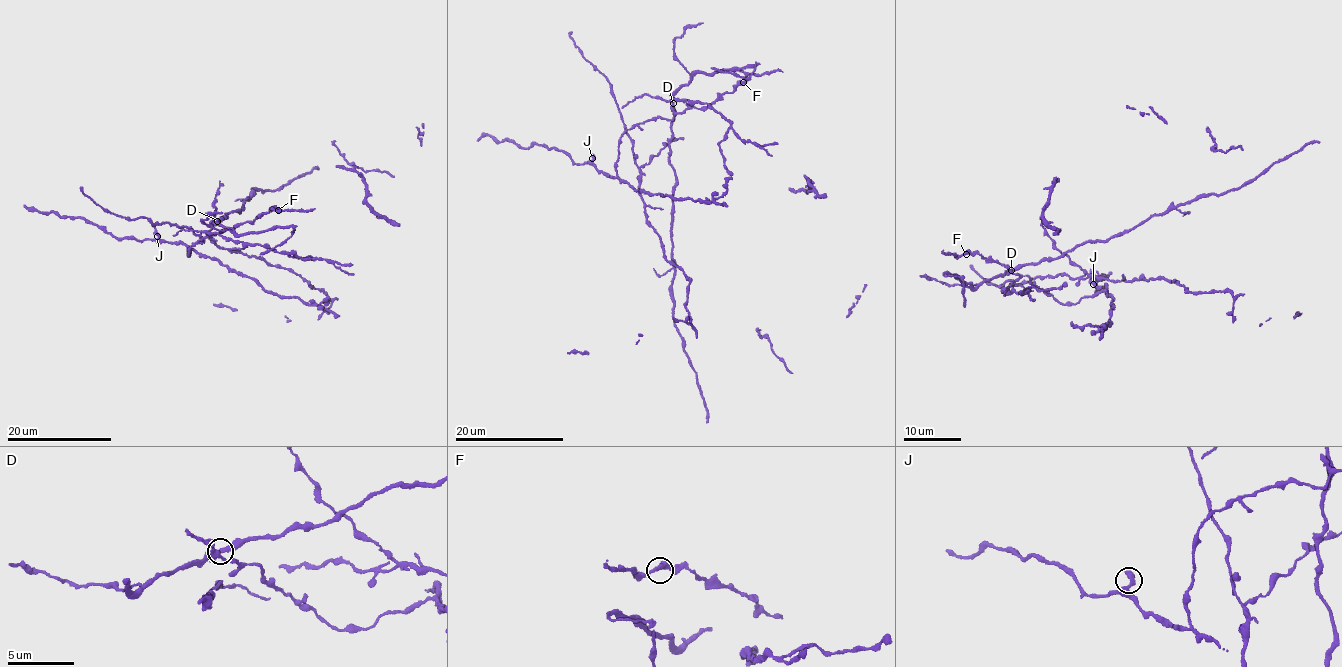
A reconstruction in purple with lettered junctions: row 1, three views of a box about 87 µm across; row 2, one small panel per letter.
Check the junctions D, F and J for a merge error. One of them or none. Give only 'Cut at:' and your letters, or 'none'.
Cut at: none

